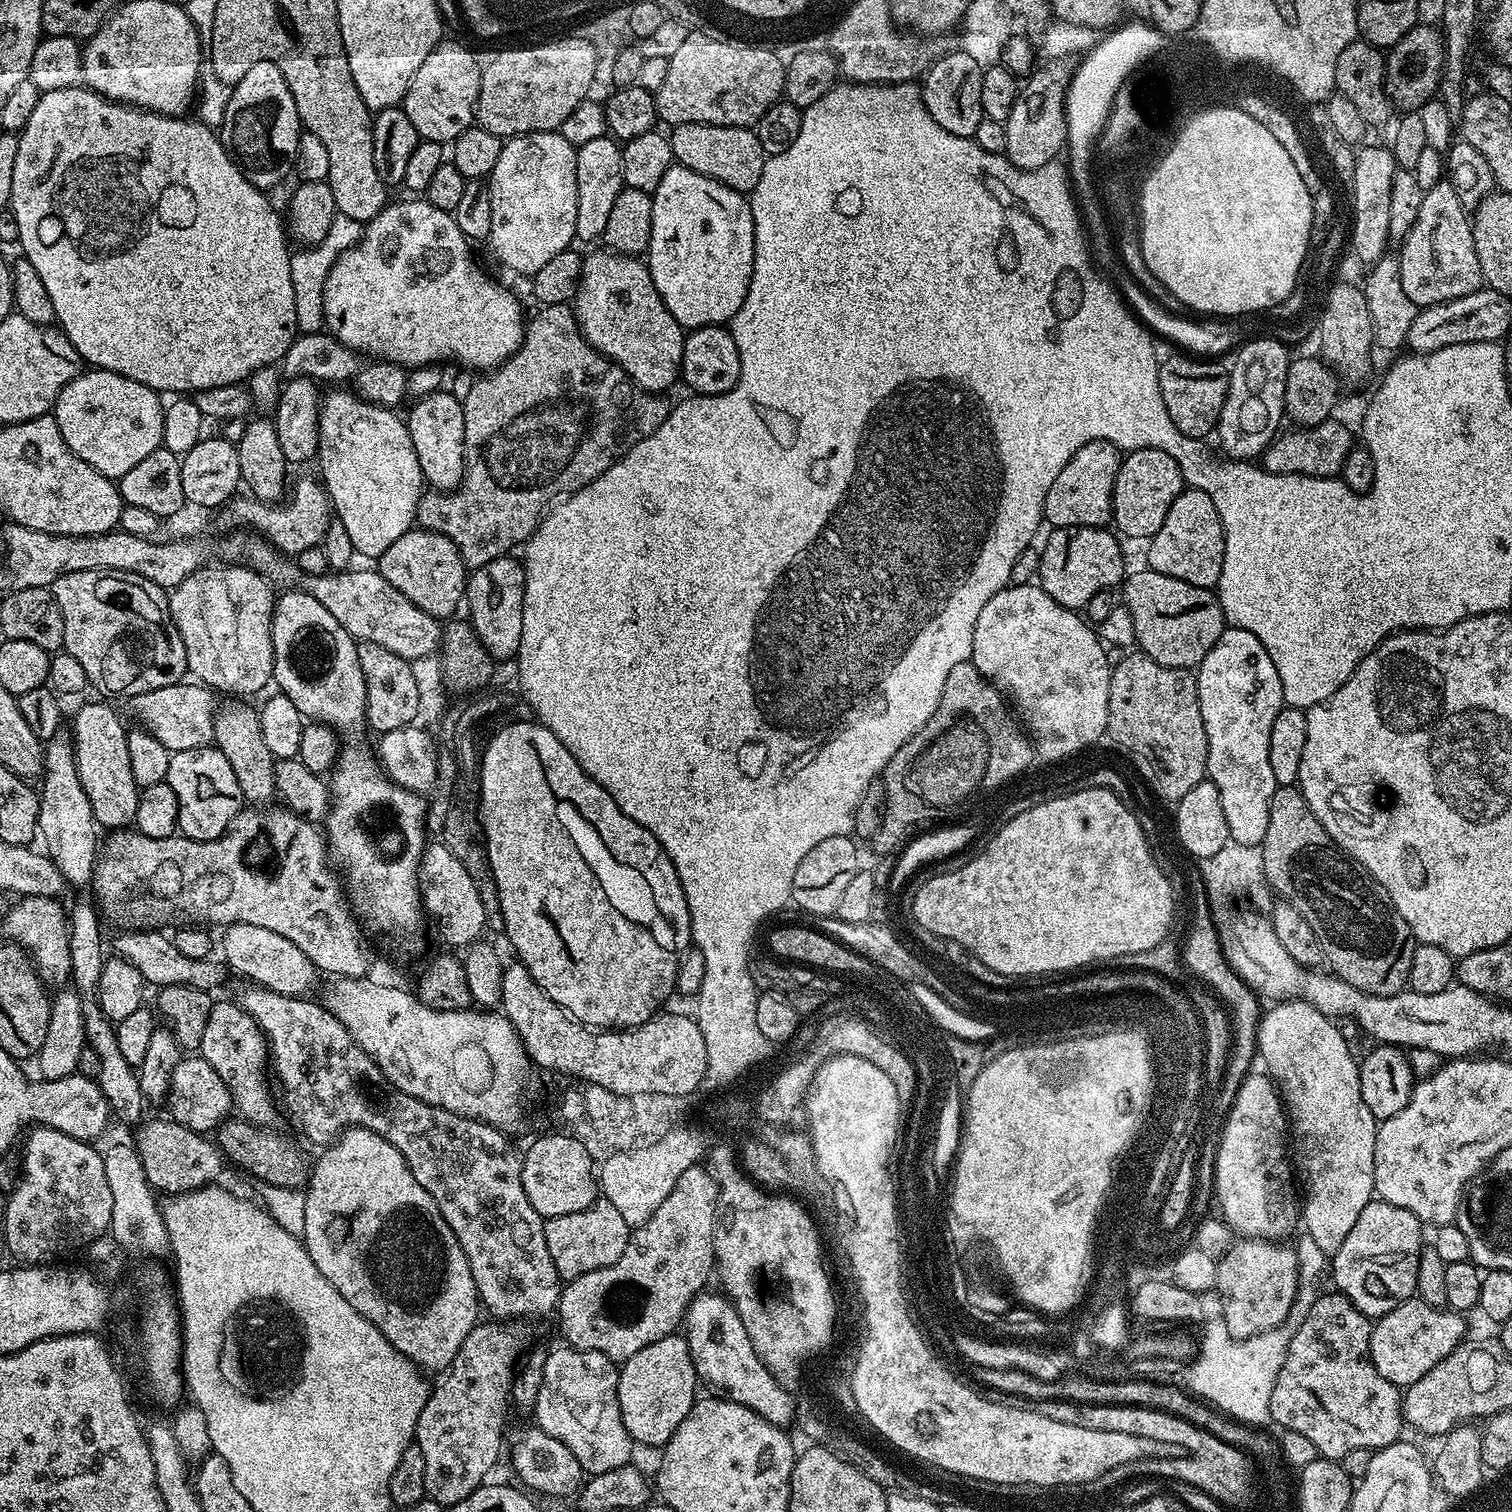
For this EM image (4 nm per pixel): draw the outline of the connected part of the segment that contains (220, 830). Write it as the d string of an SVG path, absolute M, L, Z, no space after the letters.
M214 746L172 753L166 782L178 794L178 832L188 840L217 840L231 829L234 818L246 804L226 754Z

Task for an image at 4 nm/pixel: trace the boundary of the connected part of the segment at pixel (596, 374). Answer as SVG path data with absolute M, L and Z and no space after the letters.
M545 304L539 310L541 312L533 320L531 317L527 321L524 329L524 341L521 342L517 352L499 368L493 368L477 375L480 377L469 386L468 393L463 393L464 477L462 482L451 492L425 491L416 507L416 524L450 538L450 542L454 542L454 546L458 546L464 563L469 569L486 566L490 562L494 562L494 558L507 556L513 550L527 544L528 539L536 533L536 527L540 525L540 521L544 519L553 502L577 492L579 488L584 488L590 482L594 482L594 478L598 478L606 470L610 470L610 466L614 466L614 462L622 459L631 448L638 446L638 442L642 442L642 438L650 438L650 434L654 434L654 430L658 430L658 426L662 426L662 422L666 422L670 411L670 404L664 401L663 395L653 394L646 391L645 388L640 388L609 356L603 356L588 341L580 330L580 322L576 319L572 304Z

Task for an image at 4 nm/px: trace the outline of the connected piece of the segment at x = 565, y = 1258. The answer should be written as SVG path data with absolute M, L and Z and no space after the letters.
M598 1198L586 1210L578 1210L578 1214L547 1217L544 1222L544 1233L546 1250L550 1250L550 1258L554 1258L554 1270L558 1270L561 1281L567 1282L582 1274L590 1274L590 1270L602 1270L618 1262L618 1258L622 1258L622 1250L626 1250L628 1245L630 1225L626 1218L622 1218L622 1214L618 1214L617 1208L610 1206L608 1200Z

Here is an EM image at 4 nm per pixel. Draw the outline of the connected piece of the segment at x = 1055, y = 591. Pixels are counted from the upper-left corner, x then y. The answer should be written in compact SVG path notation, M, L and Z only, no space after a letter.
M1107 527L1052 528L1049 533L1048 541L1039 549L1038 583L1046 594L1050 594L1050 598L1054 598L1054 602L1082 610L1094 594L1115 589L1123 581L1126 575L1124 552L1120 549L1121 541L1115 531Z

